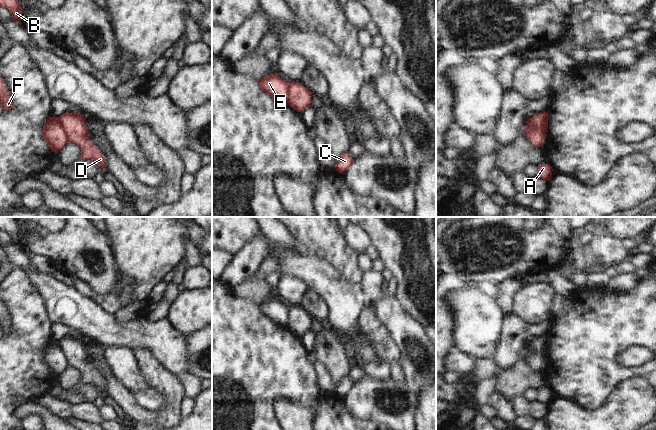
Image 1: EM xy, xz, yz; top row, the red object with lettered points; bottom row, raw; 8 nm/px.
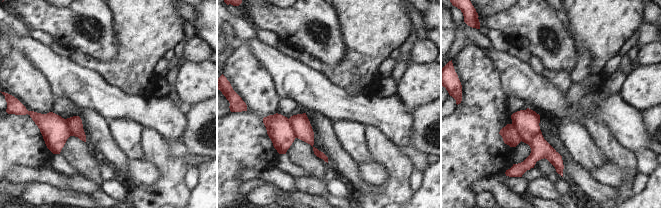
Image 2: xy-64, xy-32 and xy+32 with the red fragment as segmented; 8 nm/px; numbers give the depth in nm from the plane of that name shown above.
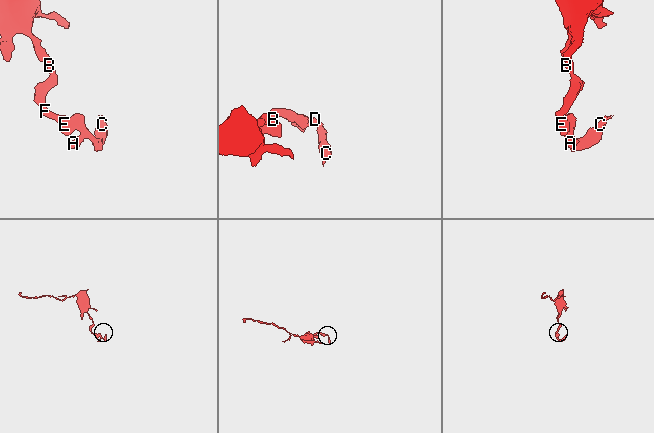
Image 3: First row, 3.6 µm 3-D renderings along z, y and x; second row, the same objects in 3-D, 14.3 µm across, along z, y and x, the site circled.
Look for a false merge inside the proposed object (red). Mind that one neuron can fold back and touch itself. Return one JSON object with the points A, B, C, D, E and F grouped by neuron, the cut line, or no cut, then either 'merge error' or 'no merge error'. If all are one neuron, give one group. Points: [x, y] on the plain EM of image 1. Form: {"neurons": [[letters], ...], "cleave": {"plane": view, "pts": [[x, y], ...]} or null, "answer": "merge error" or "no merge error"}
{"neurons": [["A", "C", "D"], ["B", "E", "F"]], "cleave": {"plane": "xy", "pts": [[56, 342], [67, 364]]}, "answer": "merge error"}

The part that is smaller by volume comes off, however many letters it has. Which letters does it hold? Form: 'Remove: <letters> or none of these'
Remove: A, C, D

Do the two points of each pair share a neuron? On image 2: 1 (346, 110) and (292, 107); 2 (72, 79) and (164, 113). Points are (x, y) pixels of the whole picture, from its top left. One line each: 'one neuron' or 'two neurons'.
1: two neurons
2: one neuron

